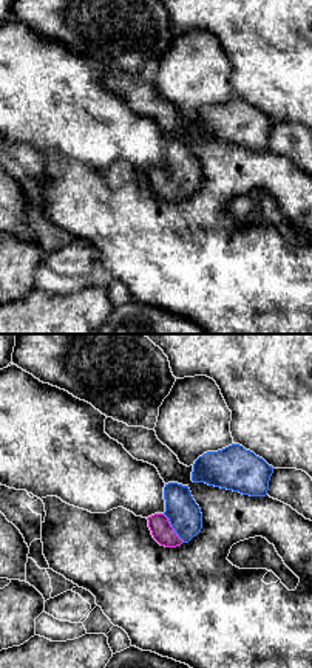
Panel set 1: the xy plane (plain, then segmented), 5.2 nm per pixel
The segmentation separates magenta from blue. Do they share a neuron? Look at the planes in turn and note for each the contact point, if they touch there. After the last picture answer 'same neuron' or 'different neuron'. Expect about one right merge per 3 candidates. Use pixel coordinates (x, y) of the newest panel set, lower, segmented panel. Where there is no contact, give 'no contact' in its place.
meets magenta at (172, 528)

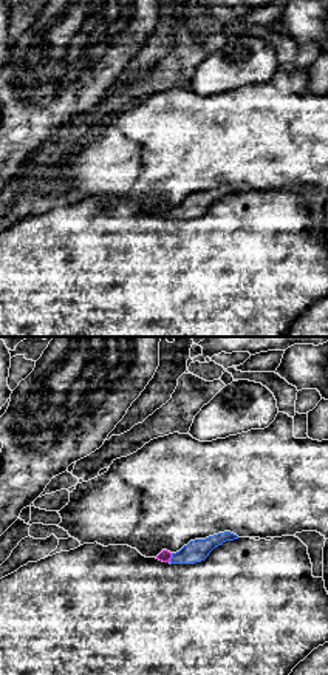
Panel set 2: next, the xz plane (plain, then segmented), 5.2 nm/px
meets magenta at (170, 556)

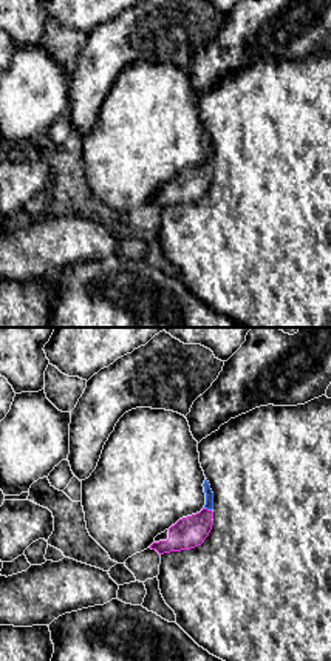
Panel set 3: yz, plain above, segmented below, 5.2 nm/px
meets magenta at (206, 508)

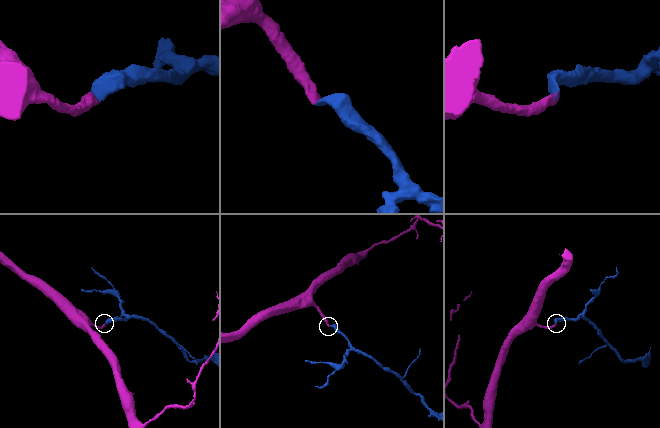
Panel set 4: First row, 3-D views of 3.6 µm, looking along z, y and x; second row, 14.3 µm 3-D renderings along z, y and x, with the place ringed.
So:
same neuron

